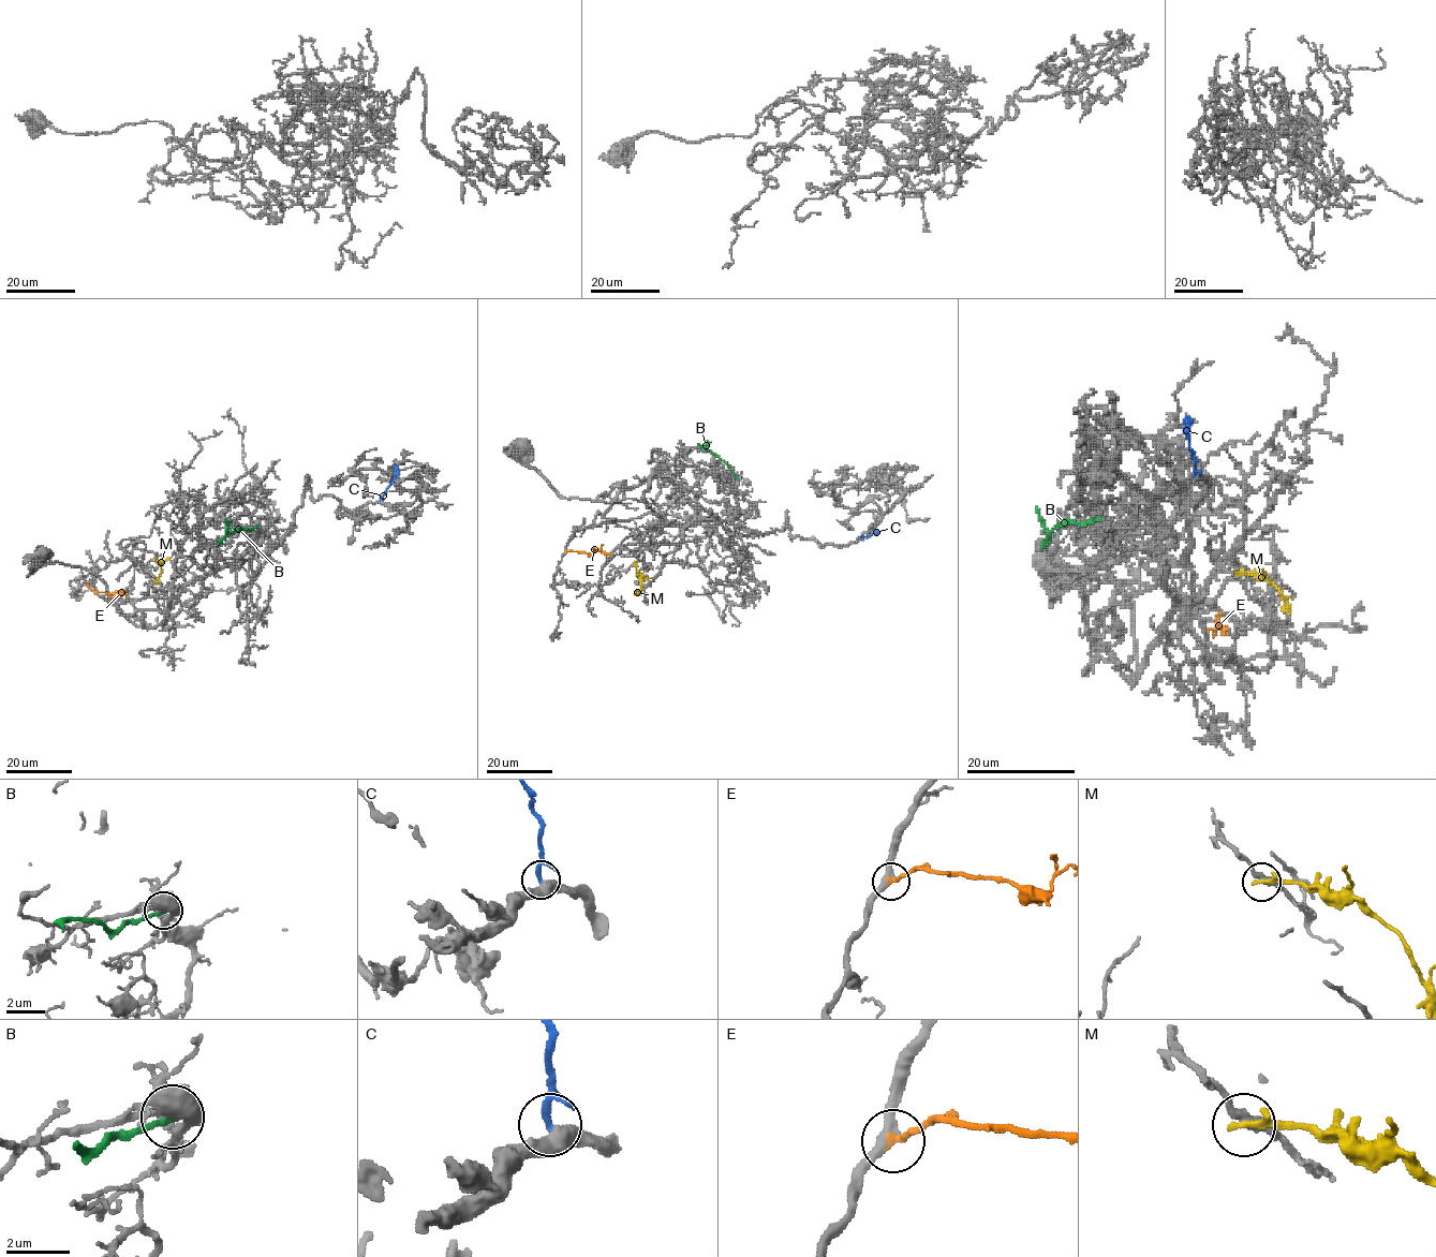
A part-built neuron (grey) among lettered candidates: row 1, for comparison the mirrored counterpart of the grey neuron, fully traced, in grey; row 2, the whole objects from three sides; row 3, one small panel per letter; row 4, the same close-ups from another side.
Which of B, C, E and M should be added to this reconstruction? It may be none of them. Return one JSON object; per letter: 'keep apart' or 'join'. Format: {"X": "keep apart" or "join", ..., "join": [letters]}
{"B": "keep apart", "C": "keep apart", "E": "join", "M": "keep apart", "join": ["E"]}

